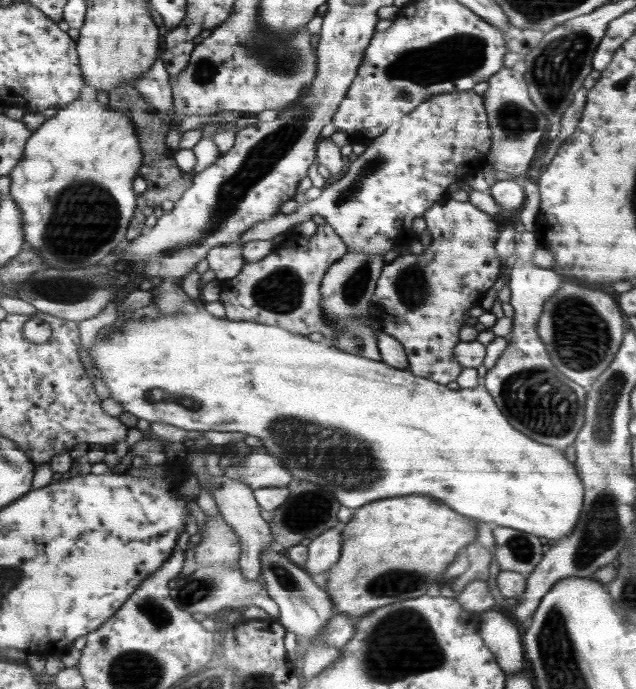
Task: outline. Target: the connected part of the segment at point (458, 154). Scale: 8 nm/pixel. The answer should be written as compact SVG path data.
M474 89L467 92L460 93L445 93L437 97L433 97L429 101L425 101L421 104L413 113L408 113L406 117L399 118L394 124L382 133L380 136L372 139L372 142L366 146L364 152L358 155L355 161L350 164L348 171L333 184L326 186L322 189L321 195L314 200L307 201L304 204L300 204L296 212L291 215L285 215L280 212L276 213L274 217L266 221L260 221L256 225L252 225L252 228L248 229L248 232L244 232L242 238L239 239L238 243L240 245L244 243L250 243L256 240L272 240L277 234L286 232L286 230L291 230L296 224L304 222L304 220L310 219L314 215L320 215L324 217L324 220L328 225L333 226L335 233L340 235L340 239L346 244L348 252L358 251L360 253L368 254L380 254L384 256L388 251L395 248L408 248L412 241L418 240L419 236L412 230L412 221L414 218L422 217L428 209L432 208L436 200L442 198L442 194L448 190L448 184L452 182L457 182L458 179L465 180L471 179L478 172L482 172L484 165L487 162L487 155L491 147L491 134L490 127L488 127L487 114L485 112L483 96L476 94Z

